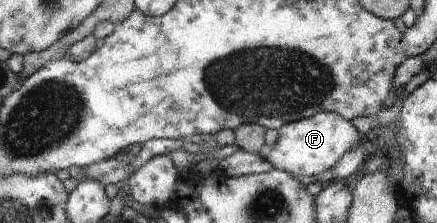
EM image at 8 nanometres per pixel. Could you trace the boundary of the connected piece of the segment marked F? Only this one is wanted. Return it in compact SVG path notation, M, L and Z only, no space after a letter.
M322 111L307 119L300 119L278 129L279 137L275 144L266 147L266 160L274 168L297 175L318 175L336 167L348 152L356 147L360 133L350 119L335 112Z

